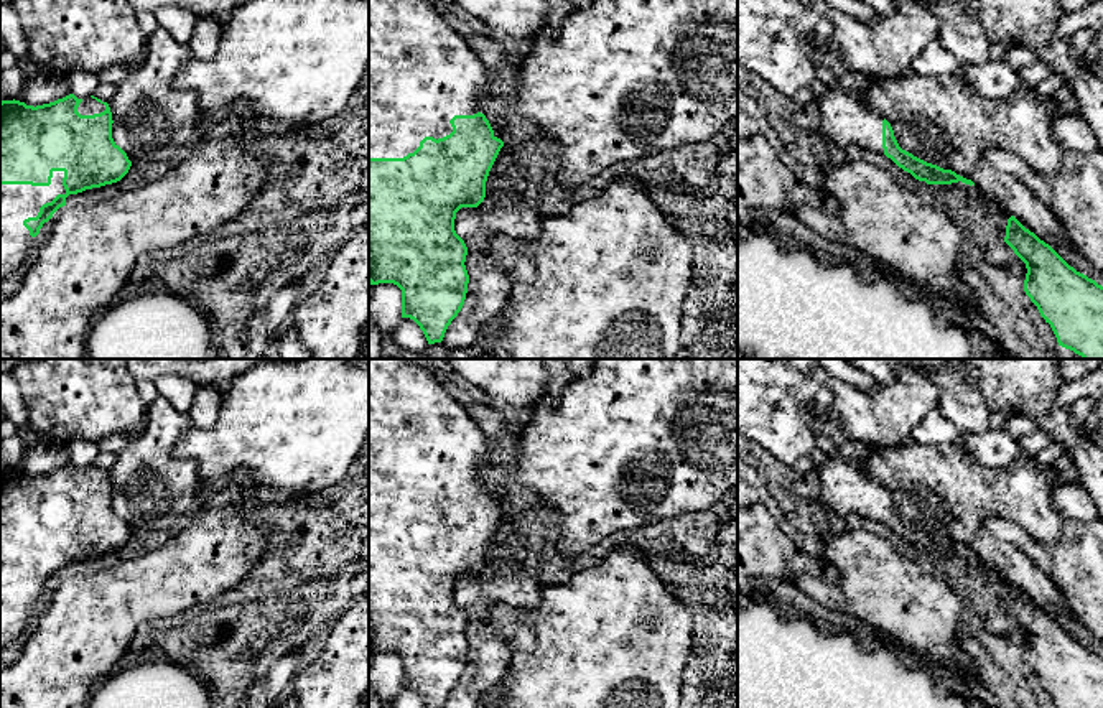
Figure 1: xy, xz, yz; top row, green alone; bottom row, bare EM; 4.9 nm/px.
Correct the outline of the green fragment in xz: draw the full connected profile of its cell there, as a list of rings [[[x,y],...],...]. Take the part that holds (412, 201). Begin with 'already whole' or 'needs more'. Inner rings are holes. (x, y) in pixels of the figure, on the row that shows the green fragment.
needs more | [[[369,0],[369,283],[393,283],[402,290],[402,318],[413,319],[428,344],[441,342],[451,321],[461,311],[469,275],[466,270],[468,247],[454,231],[461,207],[477,207],[486,198],[489,171],[504,147],[481,104],[489,99],[489,77],[484,63],[469,48],[464,36],[448,26],[435,5],[426,0]]]

